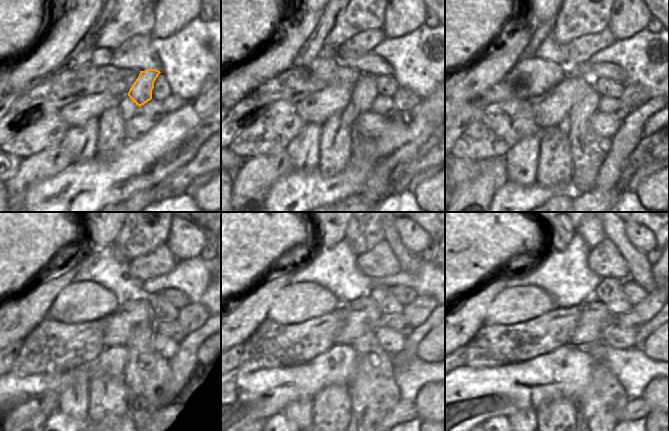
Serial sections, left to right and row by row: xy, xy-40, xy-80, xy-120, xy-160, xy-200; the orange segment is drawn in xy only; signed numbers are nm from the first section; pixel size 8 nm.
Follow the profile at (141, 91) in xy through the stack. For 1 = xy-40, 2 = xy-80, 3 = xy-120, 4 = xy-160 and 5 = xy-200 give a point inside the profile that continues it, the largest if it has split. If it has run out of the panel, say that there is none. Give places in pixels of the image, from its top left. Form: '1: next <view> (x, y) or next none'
1: next xy-40 (364, 93)
2: next xy-80 (589, 150)
3: next xy-120 (146, 372)
4: next xy-160 (373, 391)
5: next xy-200 (600, 405)

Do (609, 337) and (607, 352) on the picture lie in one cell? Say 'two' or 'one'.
two

